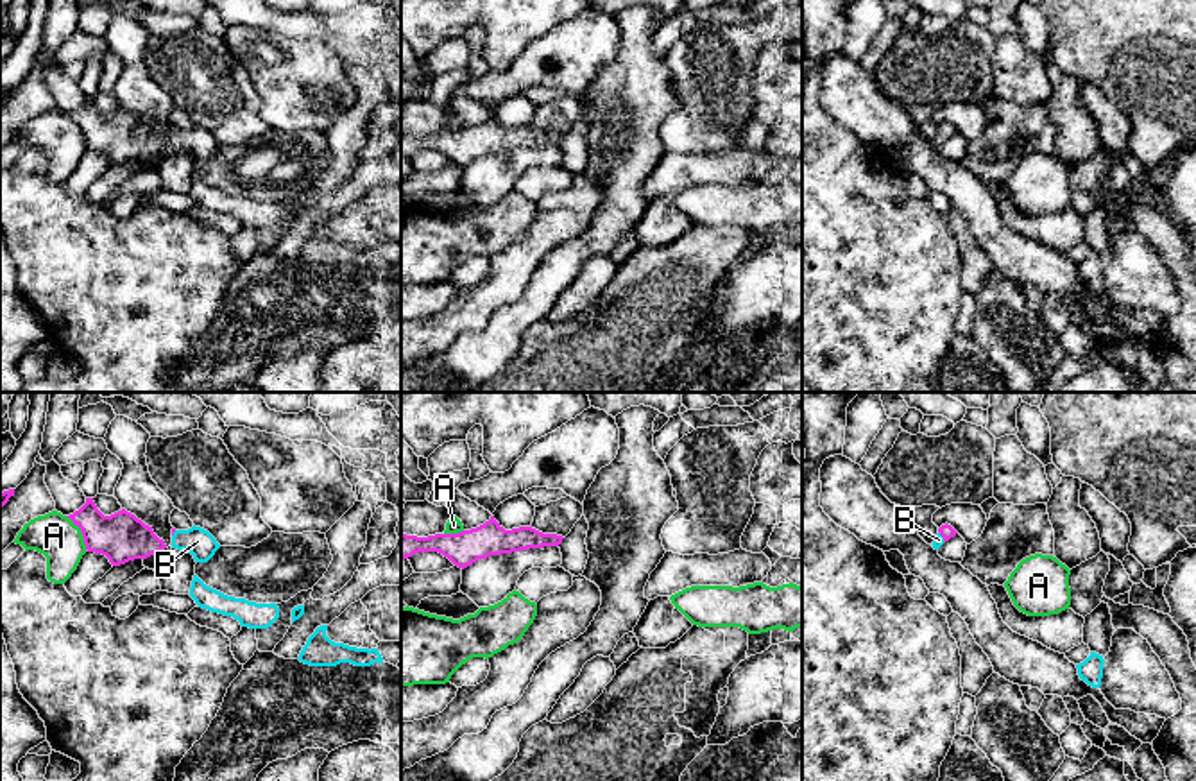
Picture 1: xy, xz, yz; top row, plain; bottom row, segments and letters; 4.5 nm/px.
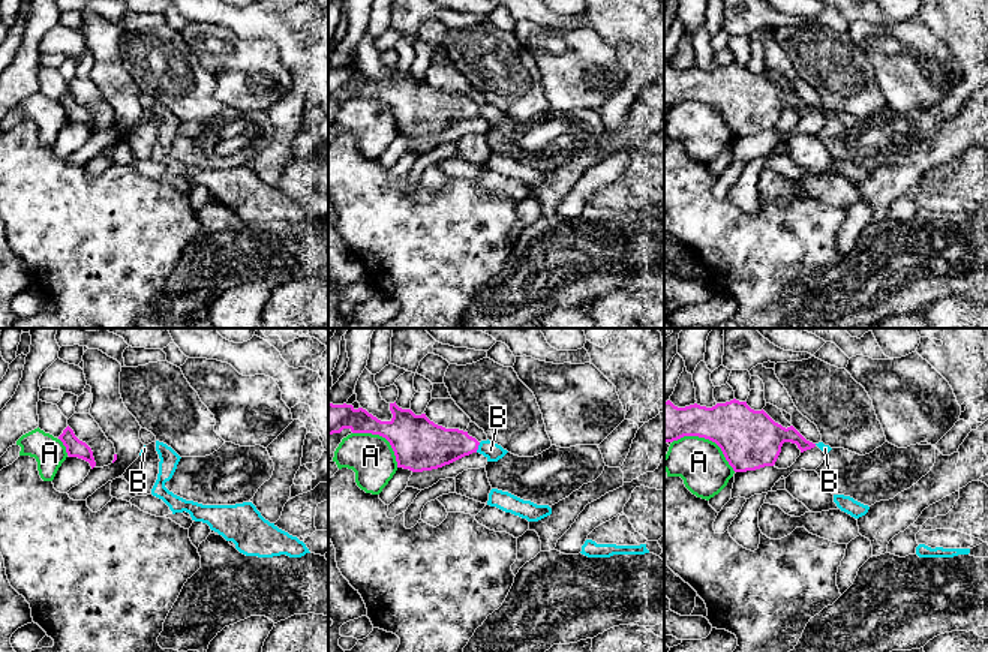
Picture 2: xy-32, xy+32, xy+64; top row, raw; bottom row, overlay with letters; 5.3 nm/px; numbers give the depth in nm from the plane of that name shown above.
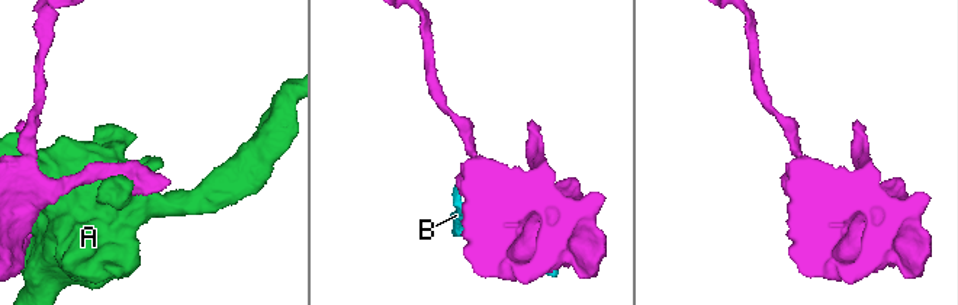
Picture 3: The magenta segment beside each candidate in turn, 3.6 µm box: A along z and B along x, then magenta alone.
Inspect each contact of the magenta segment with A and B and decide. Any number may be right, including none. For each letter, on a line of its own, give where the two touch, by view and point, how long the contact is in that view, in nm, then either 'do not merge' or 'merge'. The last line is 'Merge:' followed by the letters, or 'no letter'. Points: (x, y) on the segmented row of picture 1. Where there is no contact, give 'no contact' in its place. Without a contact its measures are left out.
A: meets magenta in xy at (81, 531); contact 180 nm long; do not merge
B: meets magenta in yz at (940, 534); contact 50 nm long; merge
Merge: B

